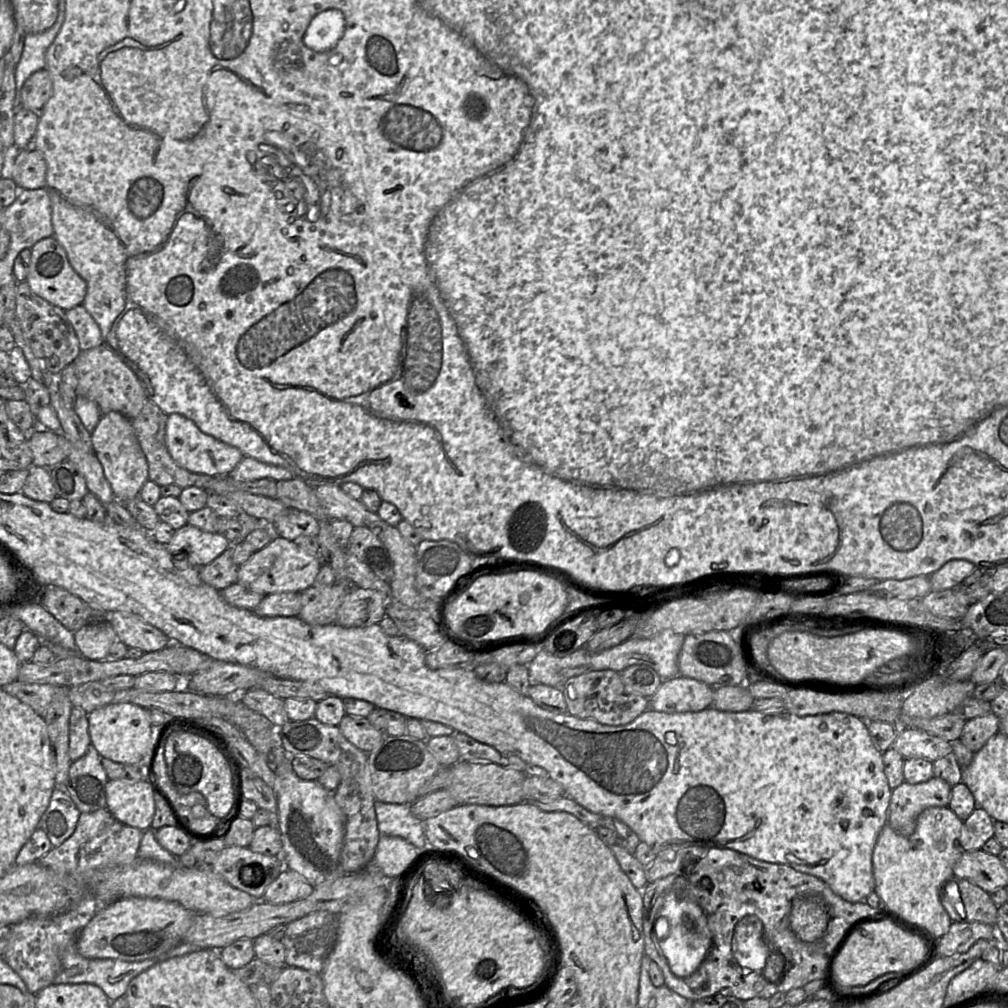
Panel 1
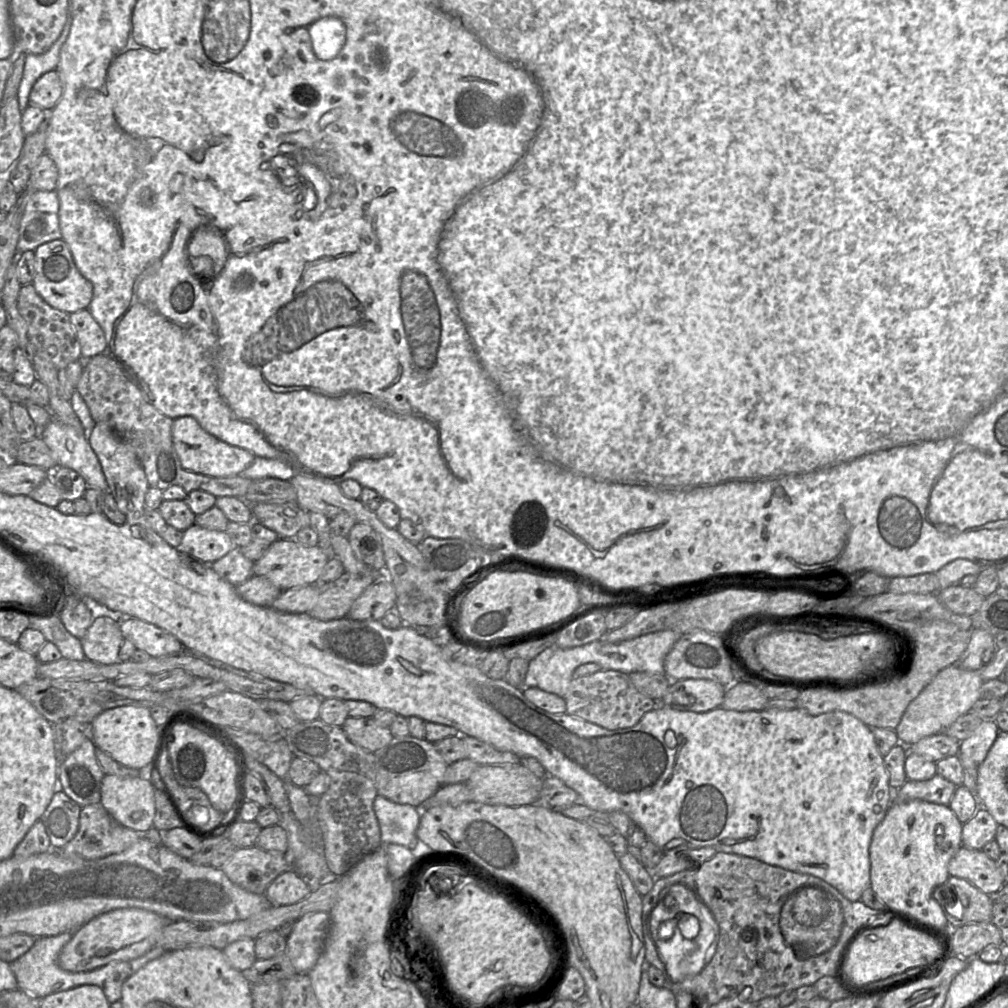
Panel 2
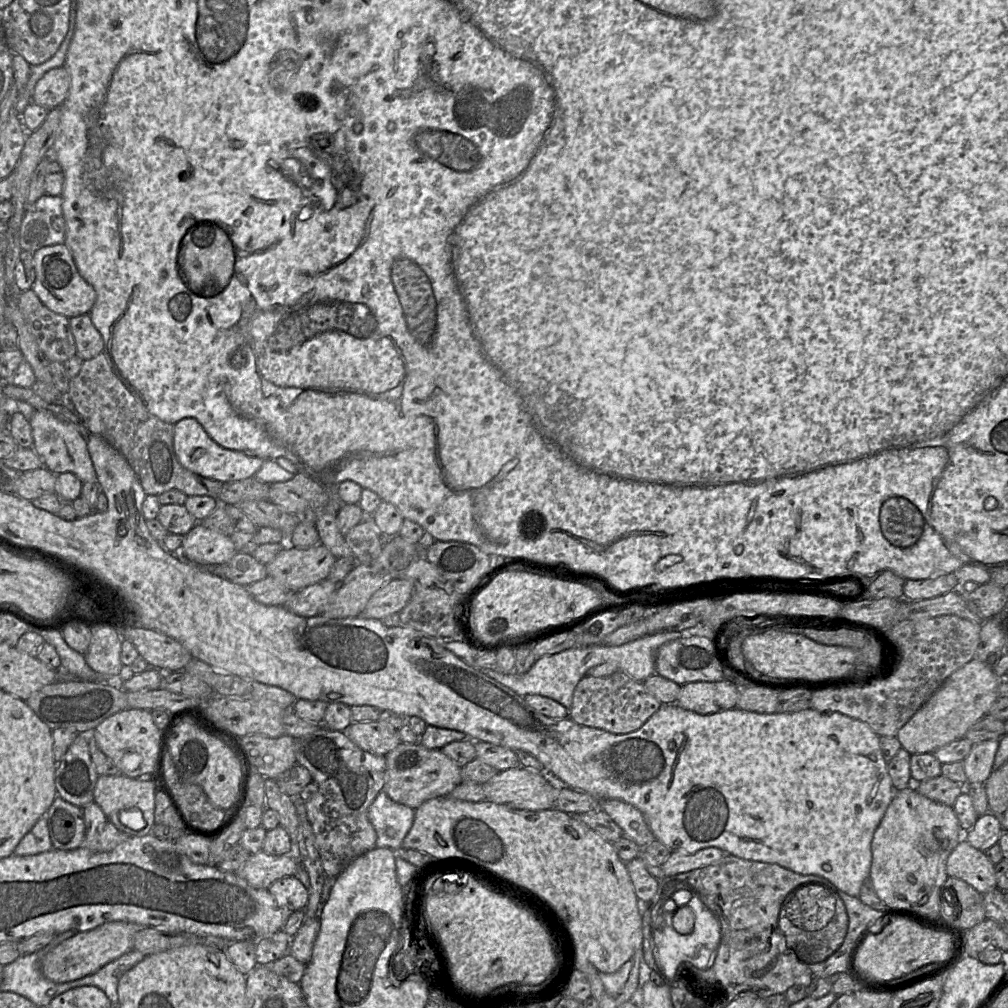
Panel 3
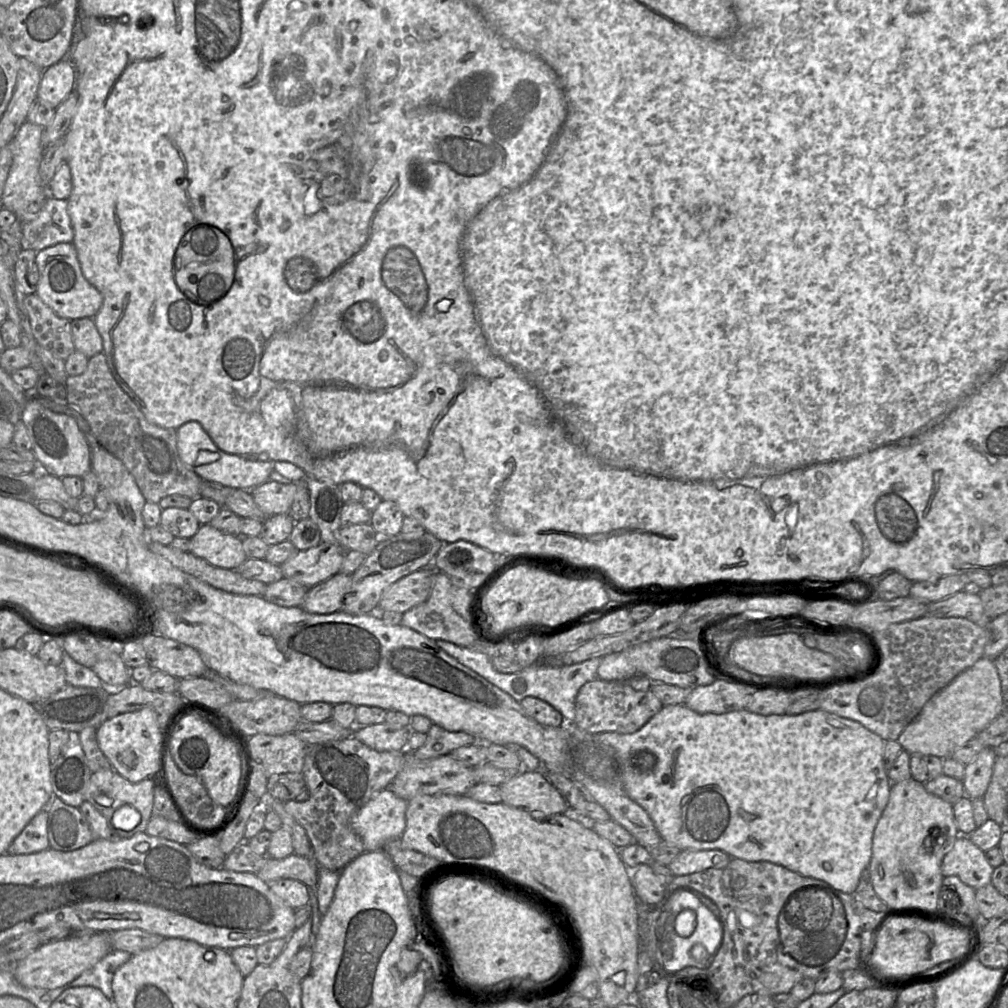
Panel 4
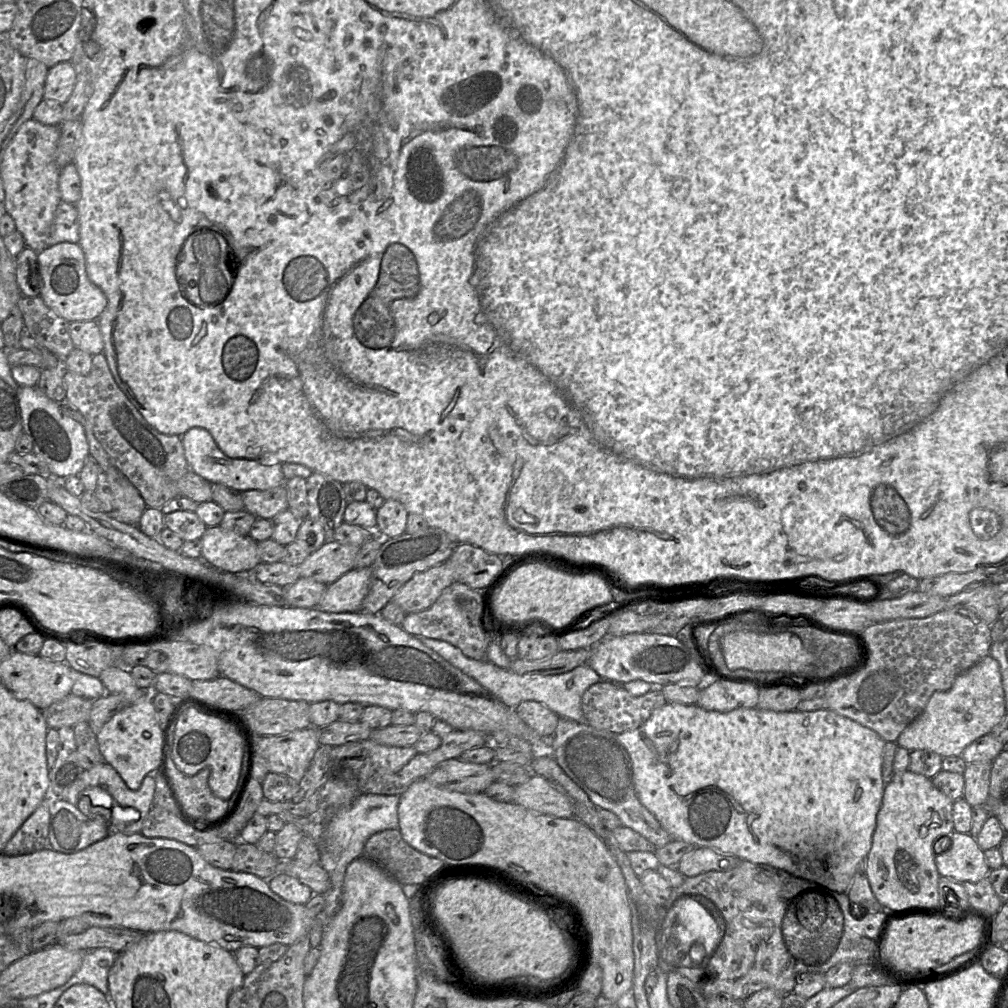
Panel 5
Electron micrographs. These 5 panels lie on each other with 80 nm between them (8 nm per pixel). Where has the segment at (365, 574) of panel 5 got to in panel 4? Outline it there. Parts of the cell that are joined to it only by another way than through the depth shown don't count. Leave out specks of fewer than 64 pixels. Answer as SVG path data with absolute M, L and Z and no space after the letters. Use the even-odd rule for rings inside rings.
M338 573L308 589L300 606L312 614L334 613L342 609L343 600L350 590L351 575Z

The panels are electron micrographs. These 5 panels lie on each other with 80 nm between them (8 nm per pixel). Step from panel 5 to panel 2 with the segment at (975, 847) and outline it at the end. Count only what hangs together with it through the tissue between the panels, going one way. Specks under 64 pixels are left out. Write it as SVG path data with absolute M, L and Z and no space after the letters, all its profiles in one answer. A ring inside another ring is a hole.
M961 846L948 865L951 876L966 879L987 895L995 895L1005 884L996 863L982 850Z

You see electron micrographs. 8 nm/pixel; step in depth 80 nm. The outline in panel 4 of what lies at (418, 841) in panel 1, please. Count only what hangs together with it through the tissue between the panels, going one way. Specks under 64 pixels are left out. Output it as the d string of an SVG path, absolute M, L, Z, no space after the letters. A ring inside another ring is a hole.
M386 788L378 792L351 818L351 827L358 834L364 846L364 852L383 849L385 843L401 838L406 827L408 802Z

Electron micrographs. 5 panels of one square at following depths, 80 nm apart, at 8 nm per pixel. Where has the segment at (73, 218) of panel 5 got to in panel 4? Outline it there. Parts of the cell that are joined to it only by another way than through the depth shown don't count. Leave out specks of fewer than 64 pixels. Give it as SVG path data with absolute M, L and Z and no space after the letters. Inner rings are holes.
M48 197L38 216L22 223L22 249L35 252L58 243L72 243L74 231L68 213L68 201Z

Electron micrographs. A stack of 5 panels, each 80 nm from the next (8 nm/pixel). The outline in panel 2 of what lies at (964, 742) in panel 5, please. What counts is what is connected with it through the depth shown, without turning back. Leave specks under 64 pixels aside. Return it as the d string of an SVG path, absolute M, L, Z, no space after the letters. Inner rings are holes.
M957 664L941 670L906 708L896 727L899 743L911 746L922 738L944 733L960 716L969 713L974 704L981 699L980 690L983 683L979 671L966 670Z

